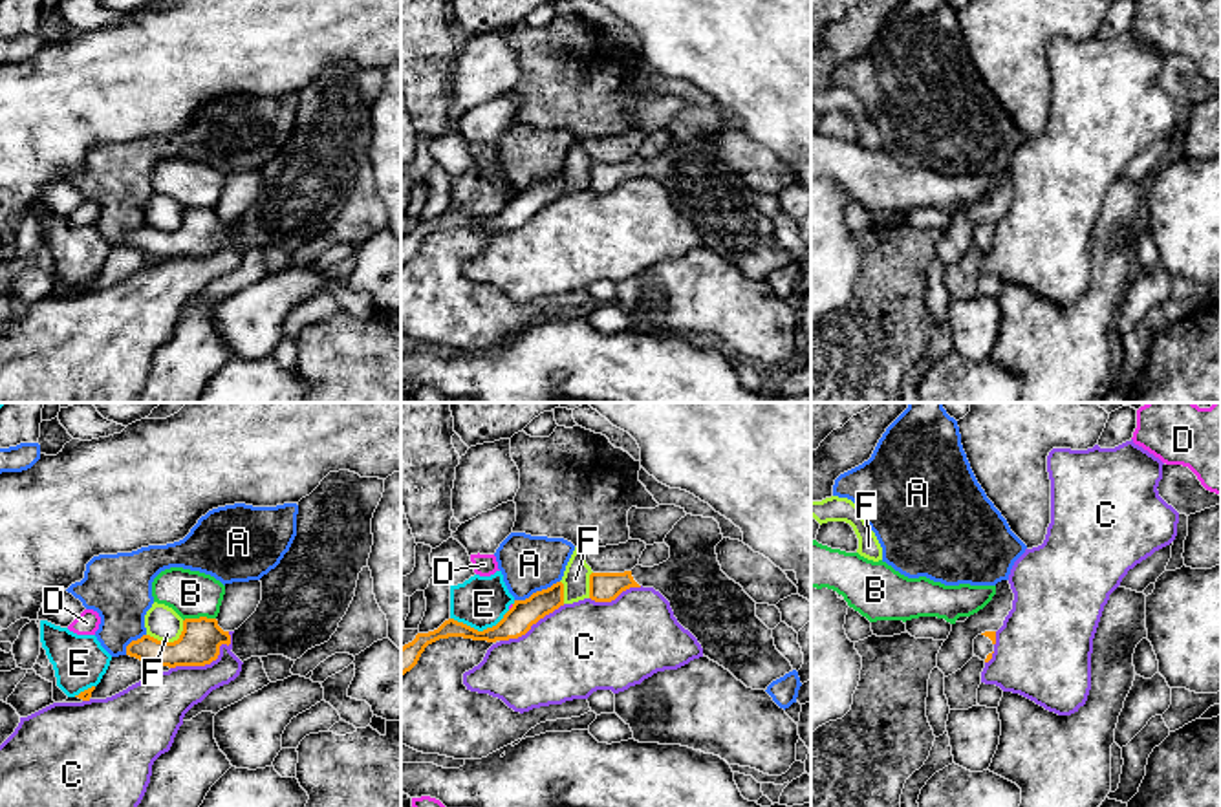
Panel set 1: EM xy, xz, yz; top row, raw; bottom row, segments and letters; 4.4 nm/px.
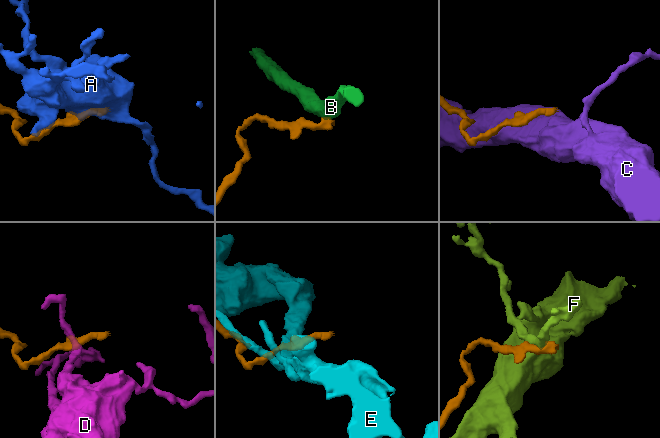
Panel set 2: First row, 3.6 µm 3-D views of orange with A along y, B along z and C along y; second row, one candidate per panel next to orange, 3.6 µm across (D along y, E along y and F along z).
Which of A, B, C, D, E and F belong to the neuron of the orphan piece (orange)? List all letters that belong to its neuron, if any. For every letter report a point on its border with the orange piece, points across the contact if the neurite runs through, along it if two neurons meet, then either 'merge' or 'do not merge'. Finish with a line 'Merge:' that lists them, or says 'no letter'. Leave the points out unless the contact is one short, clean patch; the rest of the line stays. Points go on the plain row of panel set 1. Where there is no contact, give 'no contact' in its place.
A: xz (537, 182) | along xz (559, 171), (515, 191) | do not merge
B: xy (200, 207) | along xy (215, 207), (187, 207), (183, 211) | do not merge
C: xy (209, 253) | do not merge
D: xz (511, 198) | along xz (513, 194), (509, 200) | do not merge
E: xz (480, 222) | along xz (509, 200), (495, 215), (482, 220), (451, 209) | do not merge
F: xy (171, 233) | along xy (183, 211), (182, 224), (172, 231), (158, 231), (147, 224) | do not merge
Merge: no letter

